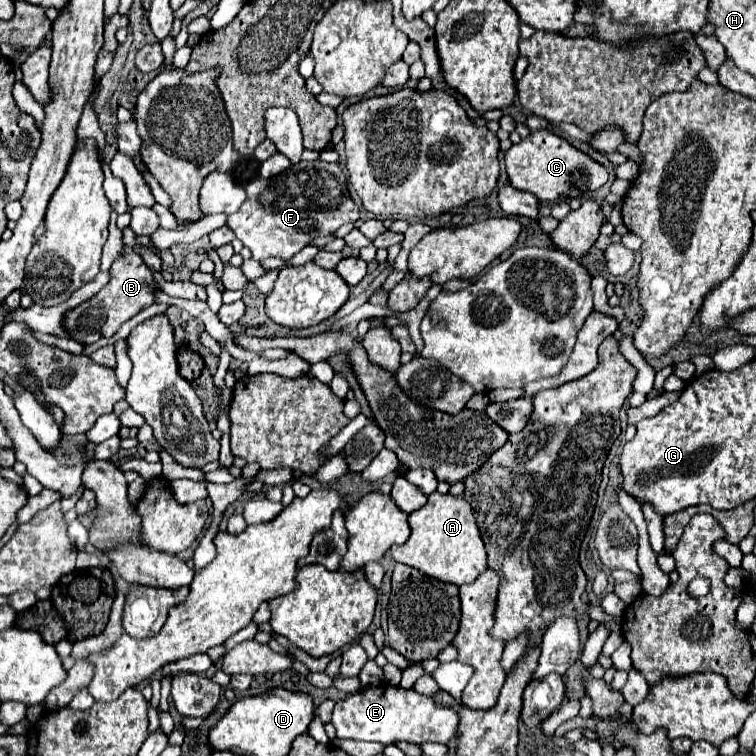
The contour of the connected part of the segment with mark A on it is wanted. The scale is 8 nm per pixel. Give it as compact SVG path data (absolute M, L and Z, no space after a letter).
M438 491L428 497L428 503L408 515L412 535L404 545L394 545L390 549L398 563L406 563L430 577L444 583L464 585L472 583L486 569L486 549L476 527L470 505L462 497L440 495Z

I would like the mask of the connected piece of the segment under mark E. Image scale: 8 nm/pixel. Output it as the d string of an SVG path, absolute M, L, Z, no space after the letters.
M382 683L378 687L364 687L352 697L338 701L332 713L332 725L336 727L338 739L356 739L356 741L378 741L382 745L390 745L396 741L408 743L448 743L456 735L458 715L454 709L440 707L432 697L420 695L414 689L394 687L390 683Z

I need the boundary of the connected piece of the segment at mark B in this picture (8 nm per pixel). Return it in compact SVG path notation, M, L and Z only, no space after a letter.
M128 245L122 247L120 257L110 267L110 281L100 289L90 301L78 305L64 317L64 327L68 333L80 341L82 345L90 345L98 341L100 337L112 337L122 323L126 323L130 317L140 313L142 309L156 303L156 291L160 287L154 283L150 269L144 265L142 257Z

